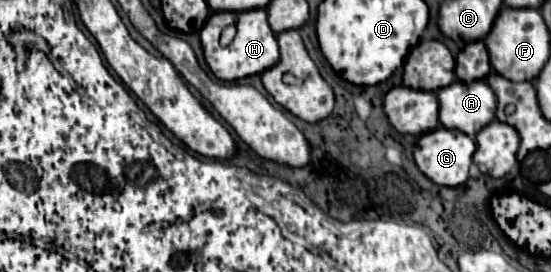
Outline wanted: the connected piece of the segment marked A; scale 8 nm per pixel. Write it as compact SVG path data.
M484 80L452 82L438 92L440 124L472 138L496 118L496 96Z

